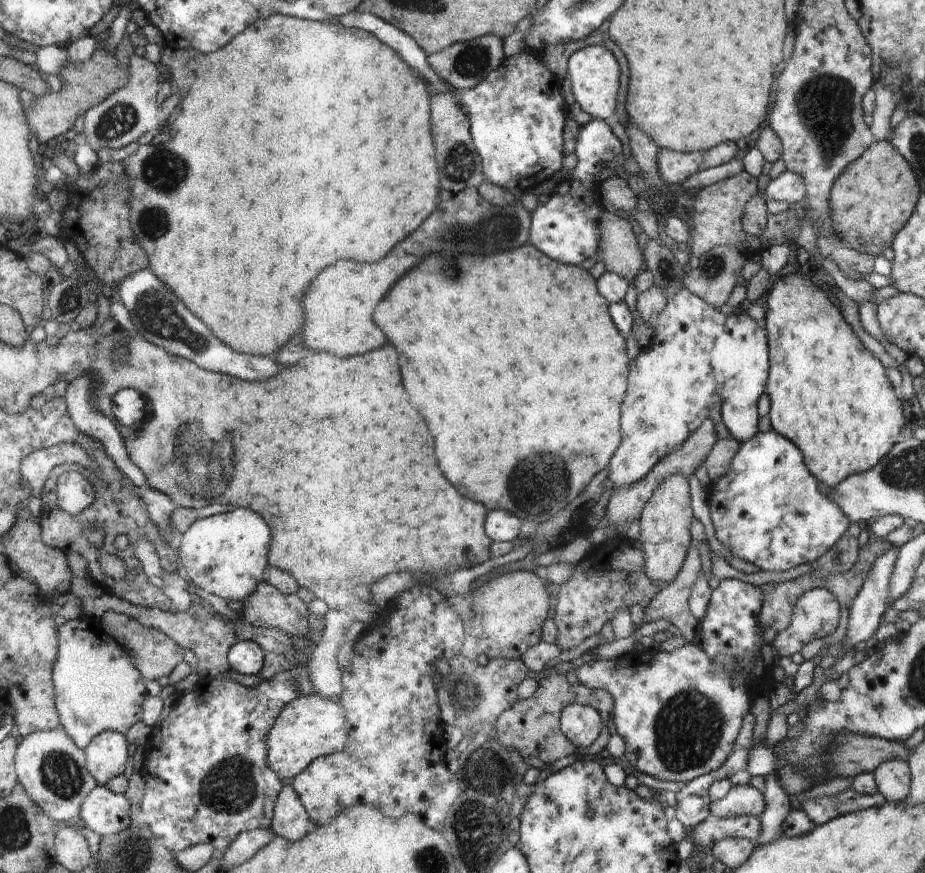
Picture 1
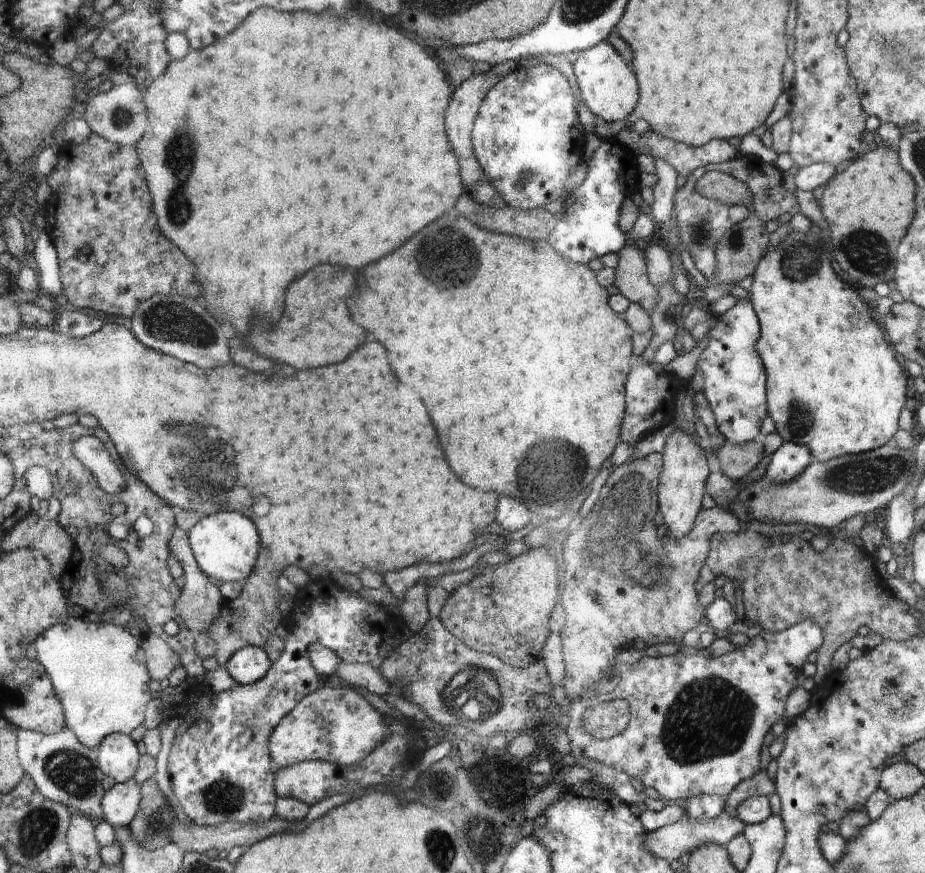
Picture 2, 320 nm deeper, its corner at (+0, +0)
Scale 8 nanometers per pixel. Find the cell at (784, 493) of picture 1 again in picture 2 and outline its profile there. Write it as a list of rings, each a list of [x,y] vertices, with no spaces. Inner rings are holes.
[[[784,442],[772,453],[764,477],[769,483],[783,483],[795,479],[814,460],[807,445]]]

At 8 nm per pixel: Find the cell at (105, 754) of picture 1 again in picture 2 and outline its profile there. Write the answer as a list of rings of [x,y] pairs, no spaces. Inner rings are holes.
[[[124,733],[108,735],[108,740],[104,740],[104,744],[99,744],[97,752],[99,768],[106,778],[110,777],[116,783],[130,780],[137,771],[140,754],[130,735]]]

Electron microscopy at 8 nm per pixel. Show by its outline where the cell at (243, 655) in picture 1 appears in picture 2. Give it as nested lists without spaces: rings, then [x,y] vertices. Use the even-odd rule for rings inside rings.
[[[248,645],[238,649],[226,662],[230,676],[240,685],[258,683],[271,668],[271,662],[262,647]]]

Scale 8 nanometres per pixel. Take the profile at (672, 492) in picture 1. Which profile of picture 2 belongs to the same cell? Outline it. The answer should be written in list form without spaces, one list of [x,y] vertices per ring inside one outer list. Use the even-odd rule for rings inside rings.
[[[674,429],[667,438],[664,450],[664,468],[659,484],[660,512],[664,517],[663,529],[666,535],[675,539],[687,534],[695,526],[694,518],[698,518],[704,498],[704,484],[708,478],[708,456],[697,440],[682,429]]]

